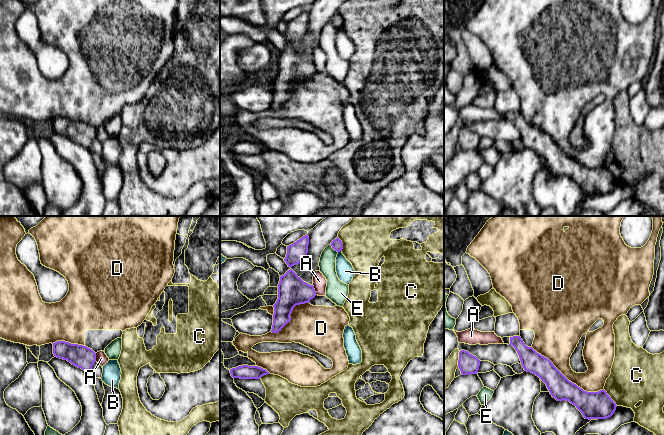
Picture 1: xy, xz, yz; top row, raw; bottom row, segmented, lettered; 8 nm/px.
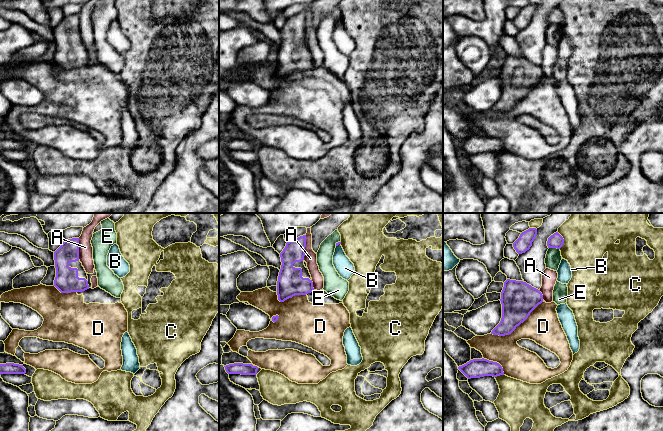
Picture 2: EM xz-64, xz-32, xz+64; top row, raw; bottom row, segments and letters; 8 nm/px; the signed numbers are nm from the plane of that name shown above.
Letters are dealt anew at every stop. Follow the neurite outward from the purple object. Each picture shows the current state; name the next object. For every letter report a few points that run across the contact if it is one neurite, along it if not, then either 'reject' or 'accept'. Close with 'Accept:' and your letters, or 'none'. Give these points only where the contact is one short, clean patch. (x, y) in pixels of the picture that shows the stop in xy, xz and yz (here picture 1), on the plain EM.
A: reject
B: reject
C: reject
D: reject
E: line xz (330, 20), (337, 28); reject
Accept: none

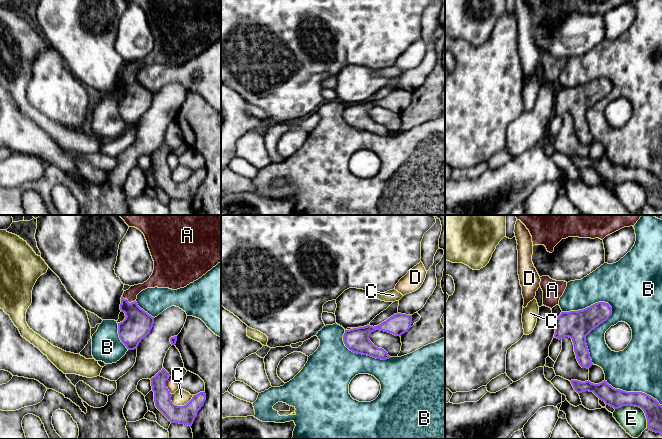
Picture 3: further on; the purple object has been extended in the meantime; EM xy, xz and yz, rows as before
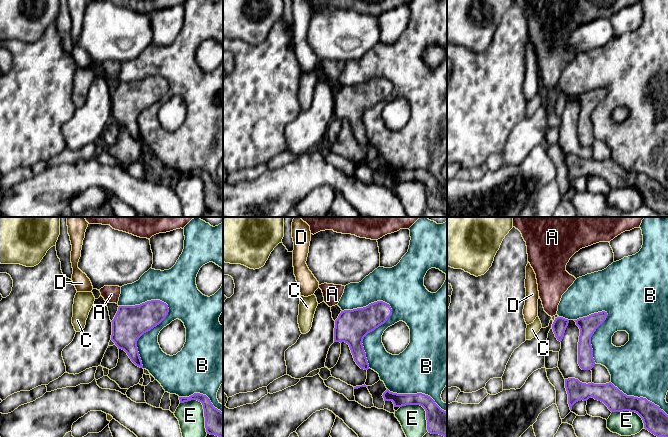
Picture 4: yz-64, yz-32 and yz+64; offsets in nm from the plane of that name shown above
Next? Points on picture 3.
A: accept
B: reject
C: reject
D: reject
E: reject
Accept: A

